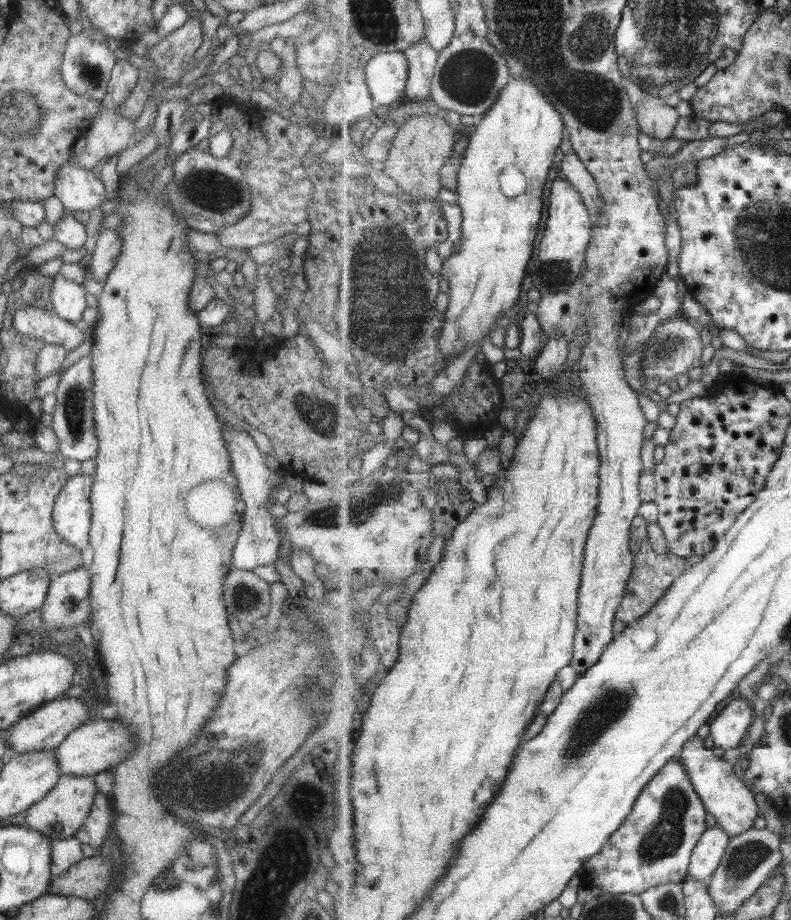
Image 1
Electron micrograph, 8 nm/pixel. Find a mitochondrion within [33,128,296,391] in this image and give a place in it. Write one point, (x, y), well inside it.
(216, 193)

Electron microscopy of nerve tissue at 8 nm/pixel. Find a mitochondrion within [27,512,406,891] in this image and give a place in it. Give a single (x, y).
(178, 780)

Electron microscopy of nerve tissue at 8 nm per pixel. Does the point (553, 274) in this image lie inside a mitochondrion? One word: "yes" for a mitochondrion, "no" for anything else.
yes

